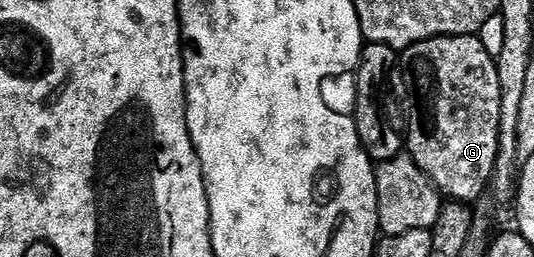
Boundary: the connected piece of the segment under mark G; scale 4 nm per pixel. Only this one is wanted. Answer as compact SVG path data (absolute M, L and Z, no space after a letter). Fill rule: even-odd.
M480 35L472 36L436 36L427 38L423 42L415 42L409 48L404 49L399 56L399 73L405 79L405 92L409 95L409 136L407 132L407 152L413 157L418 166L427 174L427 178L437 187L442 197L453 202L474 202L481 195L486 195L490 187L493 171L495 170L495 158L499 150L499 134L501 133L501 87L499 86L499 70L494 53L485 49Z

